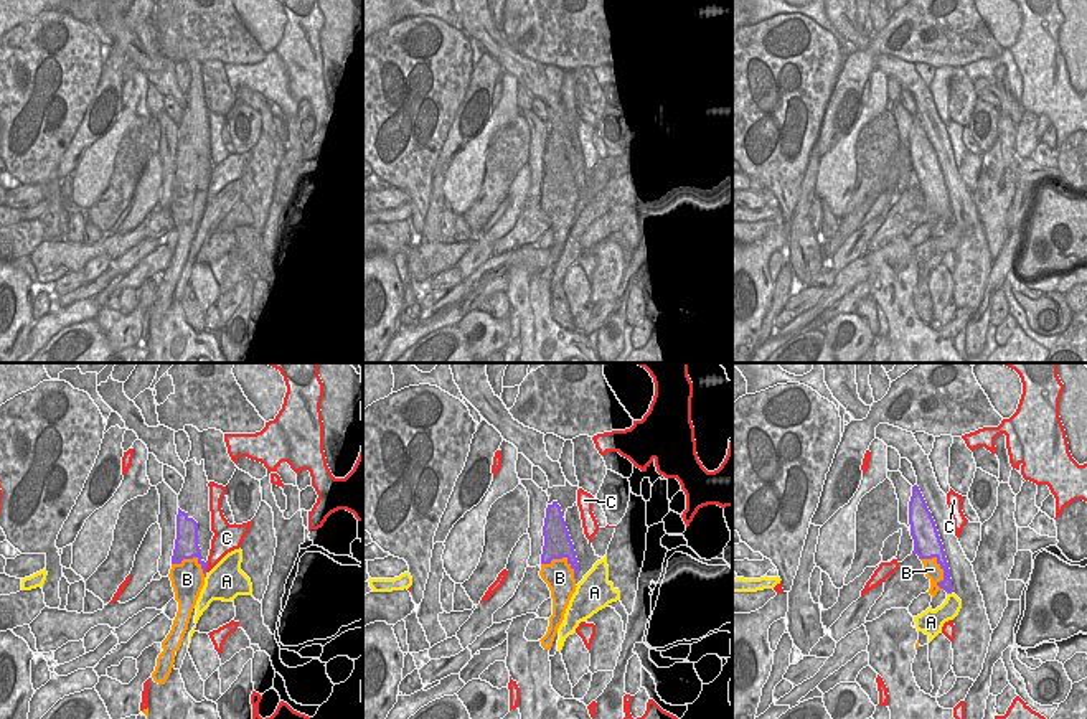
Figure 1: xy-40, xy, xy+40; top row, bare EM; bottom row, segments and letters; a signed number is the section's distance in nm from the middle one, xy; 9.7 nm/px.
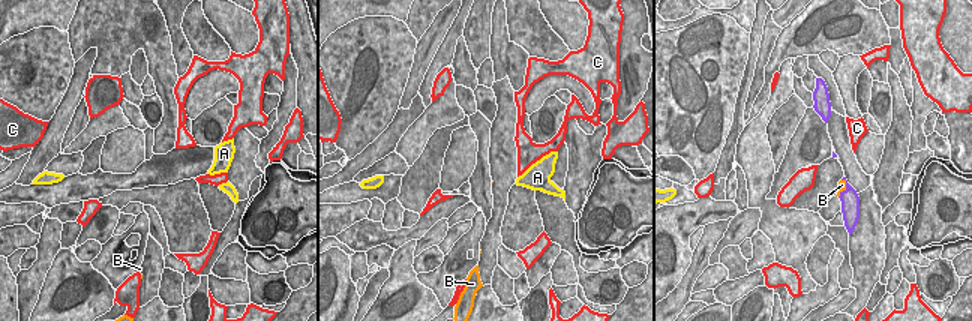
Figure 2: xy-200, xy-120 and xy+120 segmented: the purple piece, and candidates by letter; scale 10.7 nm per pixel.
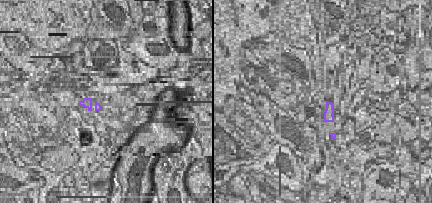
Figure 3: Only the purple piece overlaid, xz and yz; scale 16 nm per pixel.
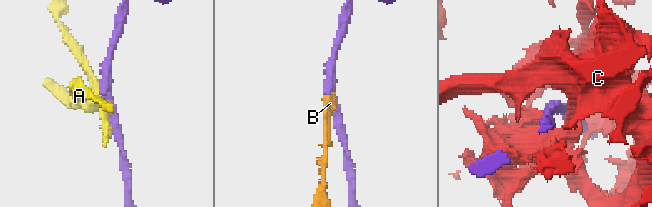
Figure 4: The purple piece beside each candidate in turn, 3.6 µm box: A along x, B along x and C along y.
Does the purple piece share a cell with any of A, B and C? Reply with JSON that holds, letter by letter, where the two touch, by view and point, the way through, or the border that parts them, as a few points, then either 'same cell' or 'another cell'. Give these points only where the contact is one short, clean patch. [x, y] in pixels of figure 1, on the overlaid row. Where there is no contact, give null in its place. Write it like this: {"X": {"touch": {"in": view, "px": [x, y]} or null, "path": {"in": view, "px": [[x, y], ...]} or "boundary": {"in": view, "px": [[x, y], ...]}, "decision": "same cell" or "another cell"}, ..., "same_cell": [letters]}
{"A": {"touch": {"in": "xy-40", "px": [205, 576]}, "boundary": {"in": "xy-40", "px": [[207, 573], [205, 578]]}, "decision": "another cell"}, "B": {"touch": {"in": "xy+40", "px": [941, 568]}, "decision": "another cell"}, "C": {"touch": {"in": "xy-40", "px": [207, 564]}, "decision": "another cell"}, "same_cell": []}

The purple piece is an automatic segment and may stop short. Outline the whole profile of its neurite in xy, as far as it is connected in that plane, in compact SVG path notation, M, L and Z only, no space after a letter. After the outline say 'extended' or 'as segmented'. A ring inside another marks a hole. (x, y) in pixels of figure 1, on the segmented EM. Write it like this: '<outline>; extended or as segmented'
M553 501L546 508L543 536L544 536L544 546L541 554L541 564L551 564L553 559L566 557L567 564L574 571L574 579L576 579L576 572L579 571L579 562L558 501Z; as segmented

